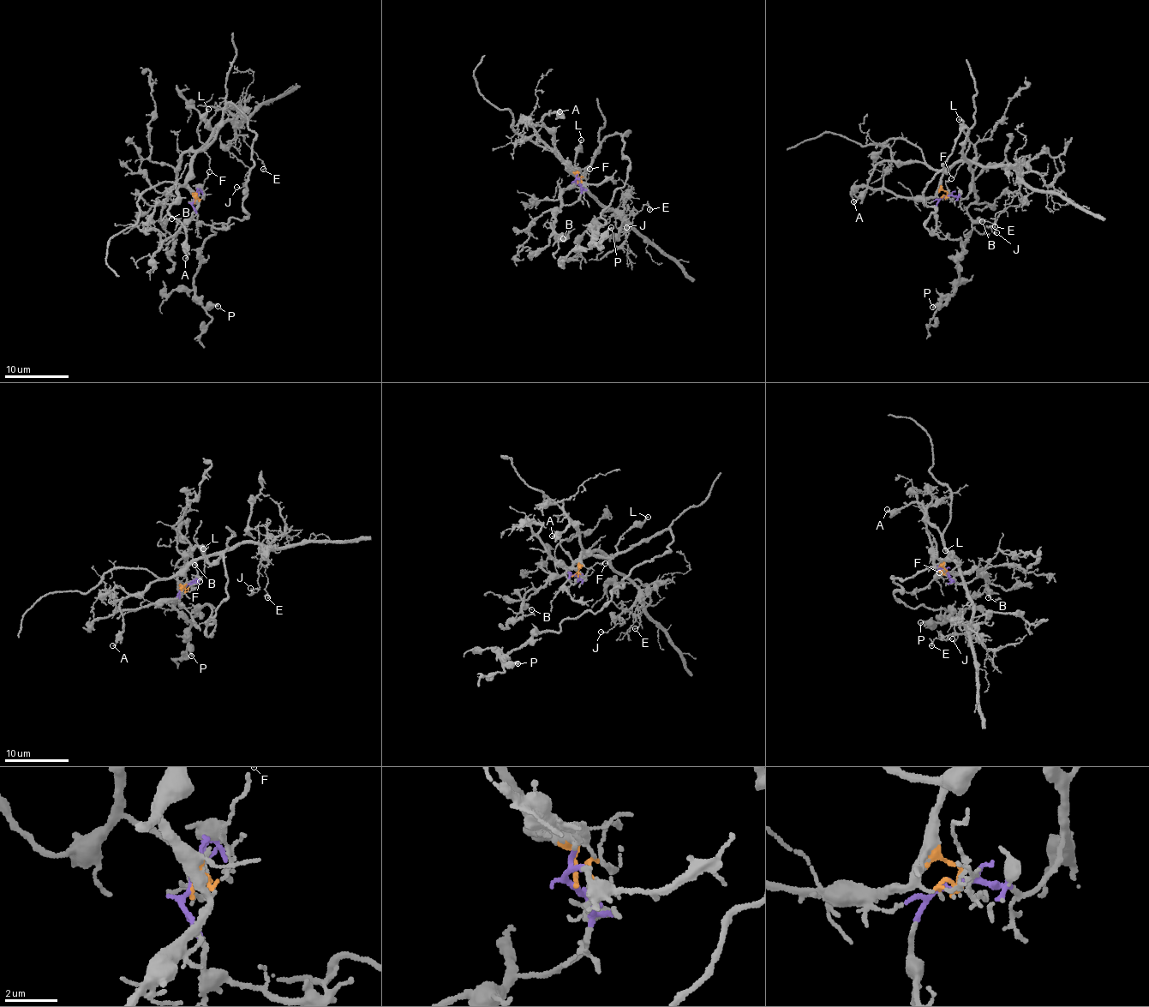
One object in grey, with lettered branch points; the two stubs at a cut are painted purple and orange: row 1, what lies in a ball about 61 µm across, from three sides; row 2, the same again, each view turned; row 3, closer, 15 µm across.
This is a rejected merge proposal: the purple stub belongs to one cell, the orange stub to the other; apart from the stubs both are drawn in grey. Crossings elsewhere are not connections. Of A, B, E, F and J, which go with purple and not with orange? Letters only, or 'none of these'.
B

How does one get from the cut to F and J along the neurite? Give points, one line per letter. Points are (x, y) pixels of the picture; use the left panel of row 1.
F: (194, 200), (194, 191), (188, 182), (189, 165), (199, 151), (205, 152), (210, 158), (209, 171)
J: (194, 200), (188, 182), (192, 161), (228, 122), (234, 129), (229, 148), (249, 170), (245, 185), (236, 188)

